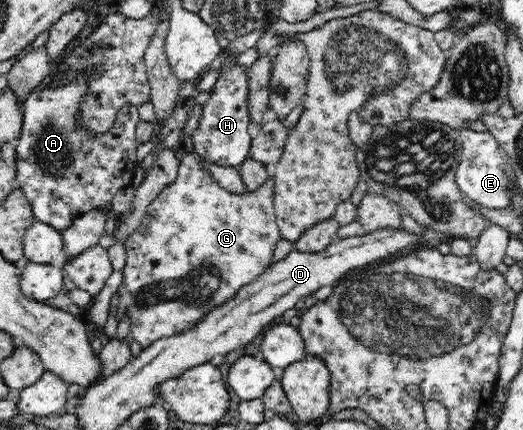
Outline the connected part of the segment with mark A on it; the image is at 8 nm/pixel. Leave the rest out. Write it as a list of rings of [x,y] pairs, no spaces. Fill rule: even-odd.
[[[76,76],[76,79],[60,86],[56,90],[41,89],[32,91],[23,100],[24,126],[16,146],[16,179],[20,188],[30,201],[35,220],[47,222],[62,232],[68,228],[81,214],[104,207],[110,208],[111,200],[121,188],[131,186],[136,167],[140,162],[136,159],[137,141],[136,128],[138,128],[138,109],[136,106],[124,106],[112,126],[110,132],[95,138],[85,130],[77,128],[77,104],[81,94],[85,91],[85,78]]]

